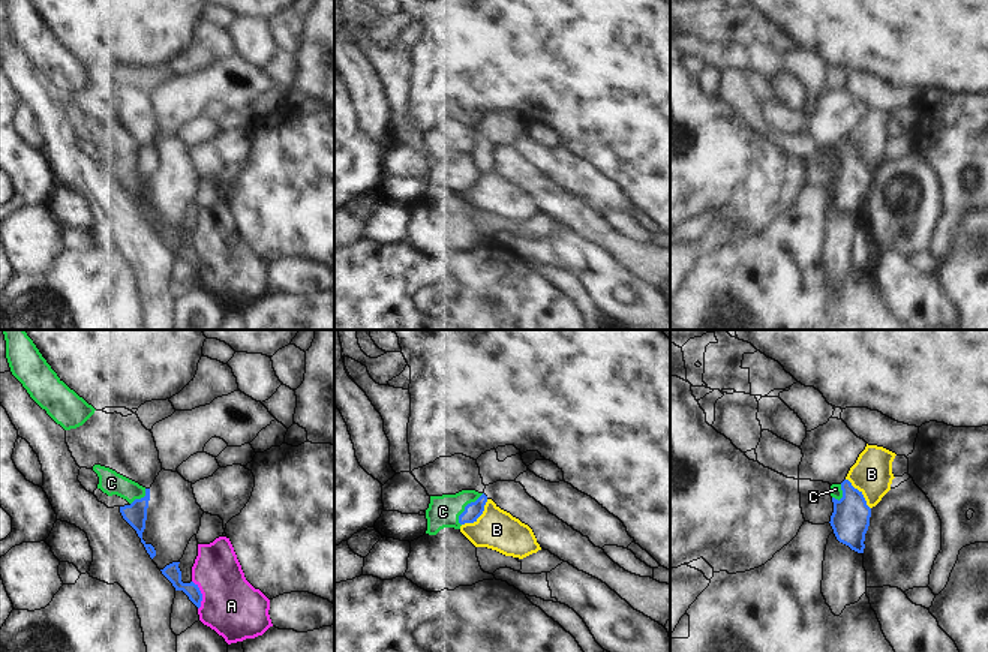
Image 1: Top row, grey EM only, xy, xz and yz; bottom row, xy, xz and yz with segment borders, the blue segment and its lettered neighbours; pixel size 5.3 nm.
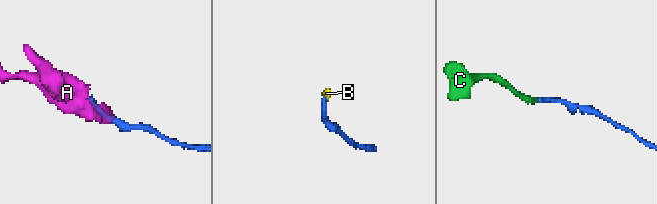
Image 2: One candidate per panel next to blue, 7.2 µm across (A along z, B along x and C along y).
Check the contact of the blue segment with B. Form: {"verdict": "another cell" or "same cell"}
{"verdict": "another cell"}

